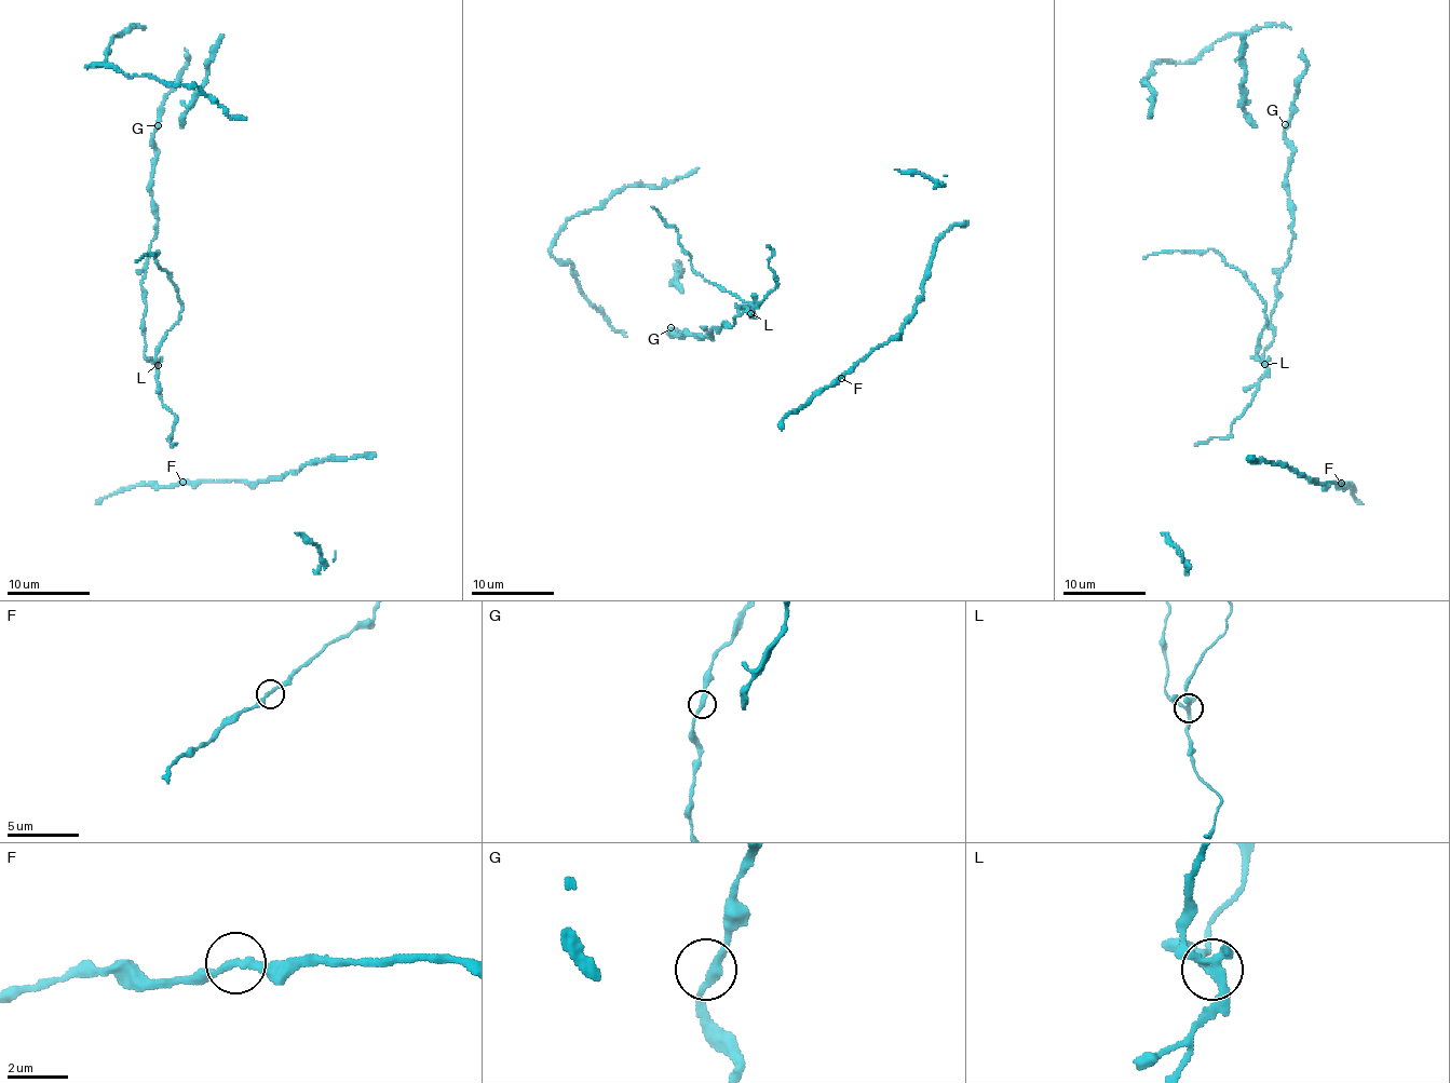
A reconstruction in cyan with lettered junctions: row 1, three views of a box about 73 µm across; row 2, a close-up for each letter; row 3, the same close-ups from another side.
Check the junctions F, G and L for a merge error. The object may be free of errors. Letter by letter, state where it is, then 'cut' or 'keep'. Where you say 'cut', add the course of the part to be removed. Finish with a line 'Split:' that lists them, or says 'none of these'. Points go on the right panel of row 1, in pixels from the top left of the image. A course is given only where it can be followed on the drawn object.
F: (1341, 483) | keep
G: (1285, 124) | keep
L: (1264, 364) | cut | (1264, 364), (1258, 359), (1258, 348), (1268, 322), (1265, 301), (1254, 284), (1211, 248), (1163, 251), (1143, 258)
Split: L

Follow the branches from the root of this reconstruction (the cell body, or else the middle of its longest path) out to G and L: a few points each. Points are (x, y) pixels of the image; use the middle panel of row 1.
G: (708, 336), (696, 337), (681, 333), (678, 336), (671, 327)
L: (708, 336), (712, 338), (712, 328), (723, 327), (722, 323), (734, 326), (734, 317), (743, 311), (750, 313)

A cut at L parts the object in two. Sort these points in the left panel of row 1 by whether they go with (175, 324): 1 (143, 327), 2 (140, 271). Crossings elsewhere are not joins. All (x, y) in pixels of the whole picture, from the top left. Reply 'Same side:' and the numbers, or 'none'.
Same side: none

